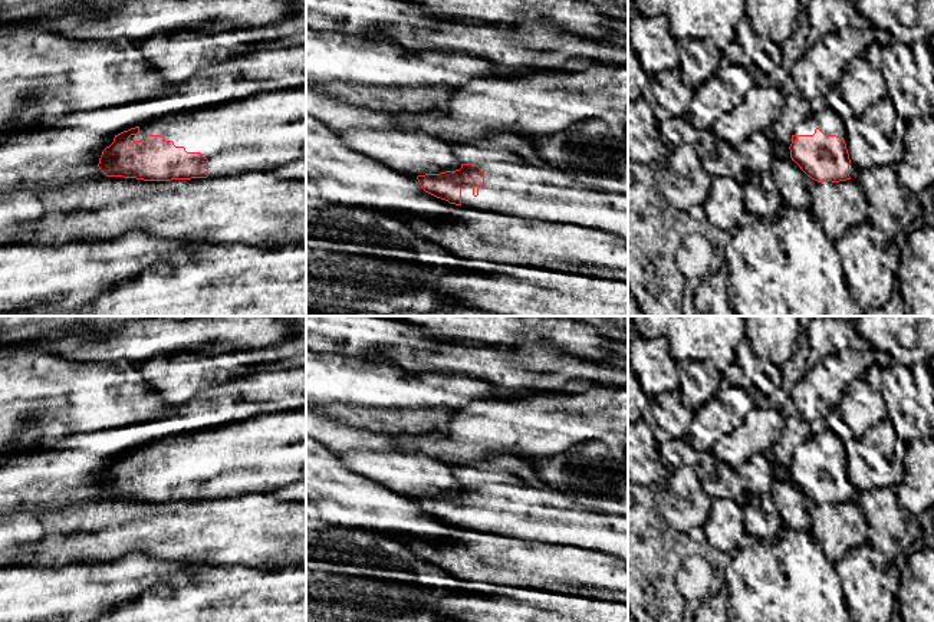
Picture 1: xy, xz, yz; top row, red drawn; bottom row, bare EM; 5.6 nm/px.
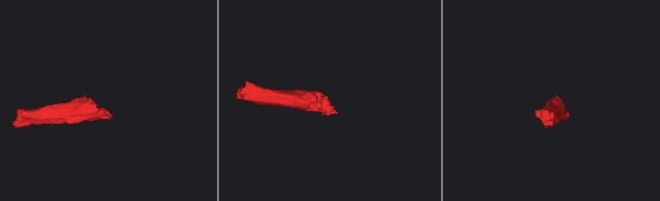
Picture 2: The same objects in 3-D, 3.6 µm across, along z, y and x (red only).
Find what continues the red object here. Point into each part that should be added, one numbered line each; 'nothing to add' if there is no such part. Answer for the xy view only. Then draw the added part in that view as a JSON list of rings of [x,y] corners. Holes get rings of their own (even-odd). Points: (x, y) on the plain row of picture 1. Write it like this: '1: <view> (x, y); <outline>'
1: xy (262, 454); [[[306,411],[276,412],[257,415],[250,419],[221,427],[154,440],[139,447],[139,454],[128,460],[129,467],[147,457],[161,457],[187,474],[201,474],[208,481],[208,498],[226,498],[247,494],[272,494],[276,490],[306,480]]]

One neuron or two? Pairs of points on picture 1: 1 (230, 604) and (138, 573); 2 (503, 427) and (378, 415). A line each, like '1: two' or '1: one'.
1: two
2: two

